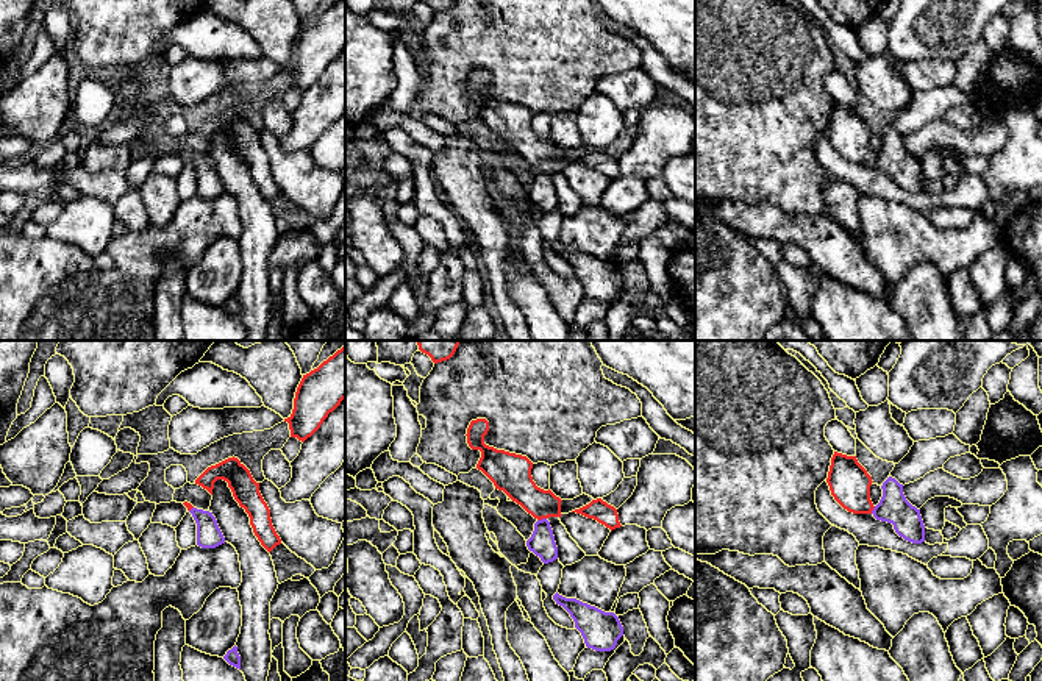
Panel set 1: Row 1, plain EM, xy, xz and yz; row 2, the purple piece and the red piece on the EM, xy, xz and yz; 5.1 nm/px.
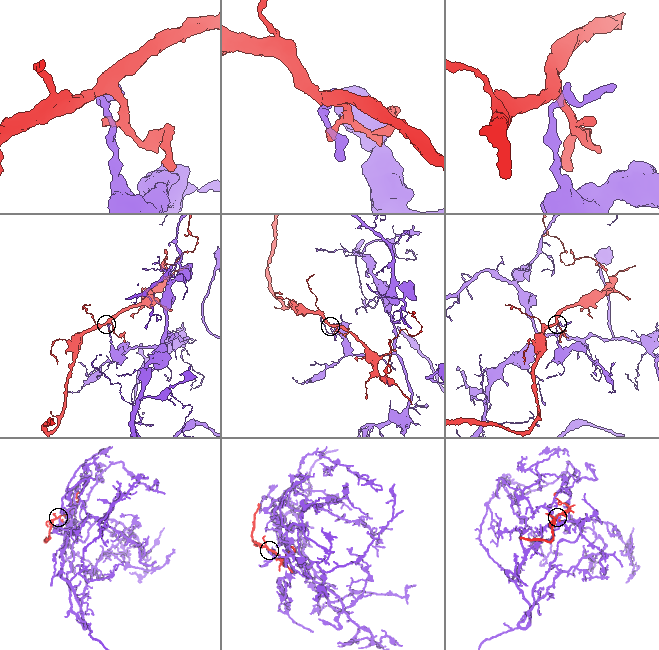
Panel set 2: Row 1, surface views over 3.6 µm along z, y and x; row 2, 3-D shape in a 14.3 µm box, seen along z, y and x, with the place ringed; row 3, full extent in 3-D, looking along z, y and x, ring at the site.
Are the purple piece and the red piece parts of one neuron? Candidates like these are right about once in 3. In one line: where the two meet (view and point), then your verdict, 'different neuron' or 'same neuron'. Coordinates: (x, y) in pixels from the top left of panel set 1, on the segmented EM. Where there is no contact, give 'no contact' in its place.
xz (542, 519) | different neuron

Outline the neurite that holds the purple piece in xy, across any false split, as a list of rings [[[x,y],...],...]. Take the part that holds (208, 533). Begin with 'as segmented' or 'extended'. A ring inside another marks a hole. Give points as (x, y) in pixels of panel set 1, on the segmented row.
as segmented; [[[192,508],[189,511],[197,523],[197,545],[202,548],[216,548],[225,544],[225,537],[209,511]]]

